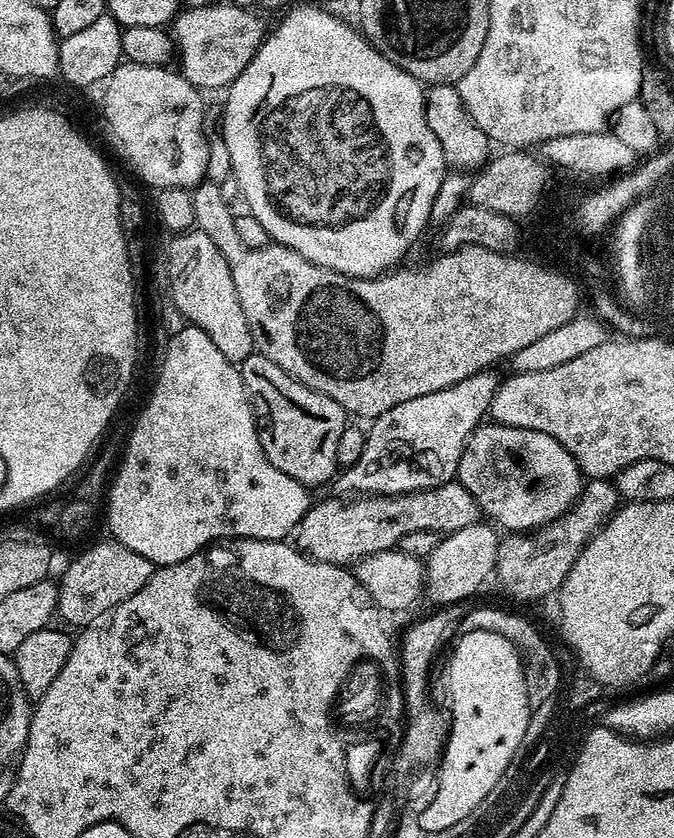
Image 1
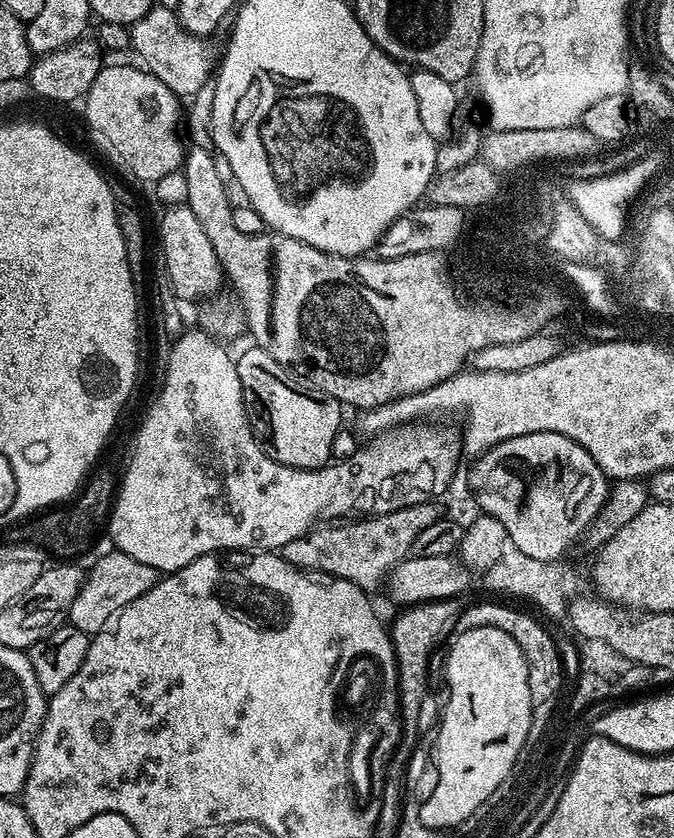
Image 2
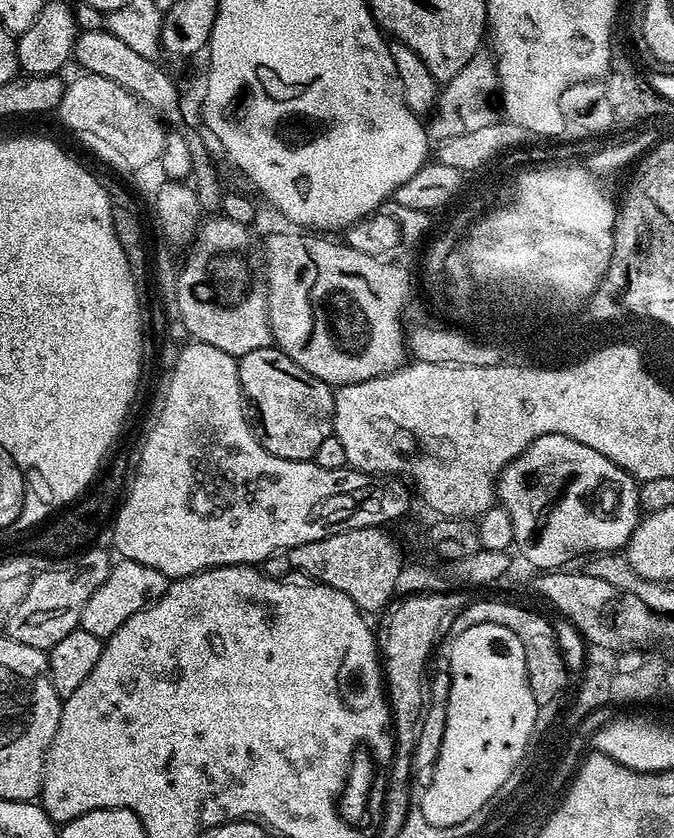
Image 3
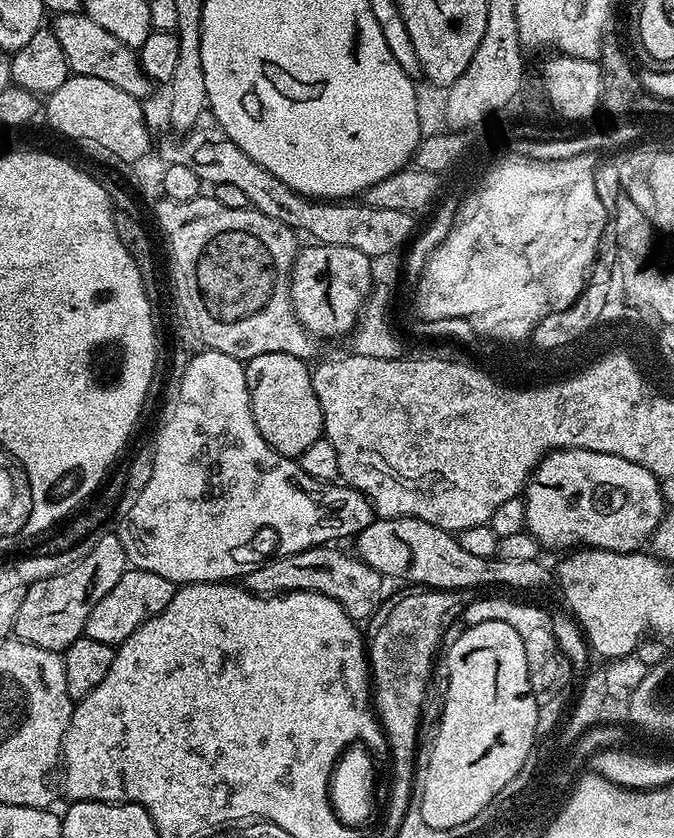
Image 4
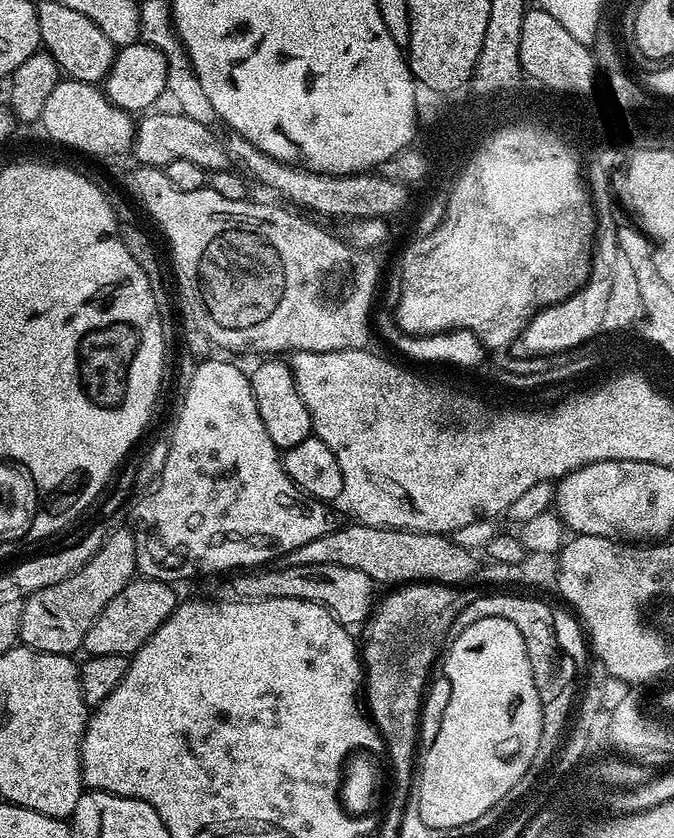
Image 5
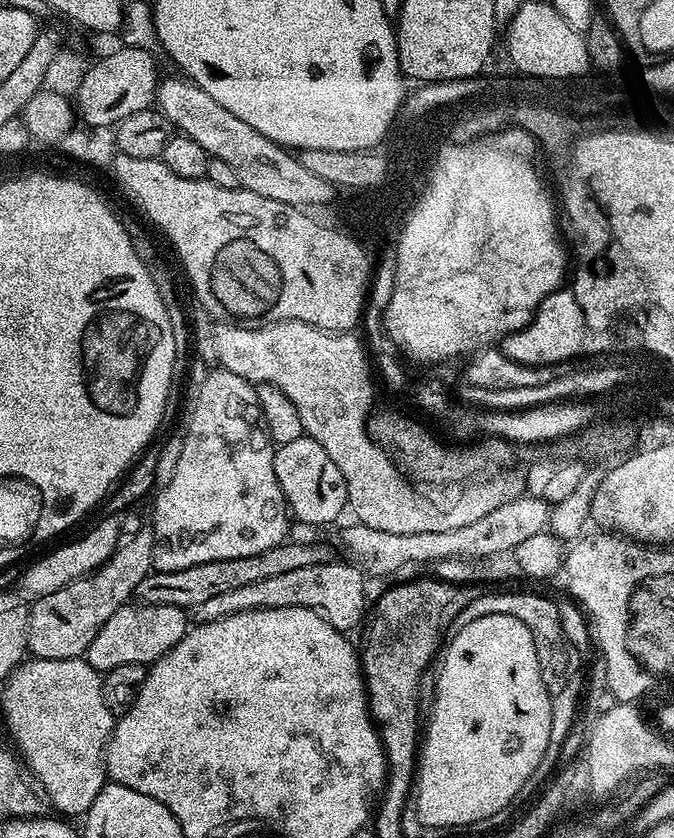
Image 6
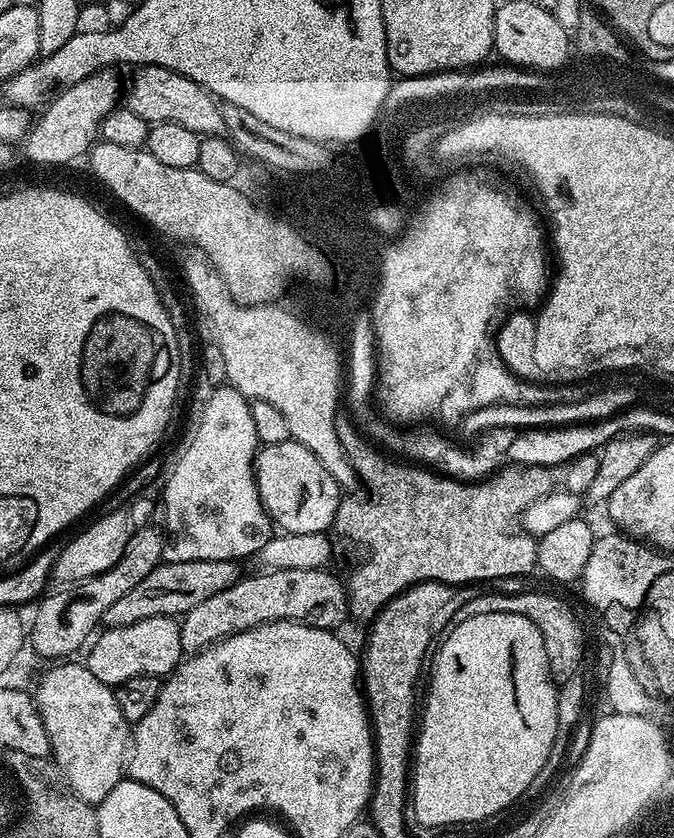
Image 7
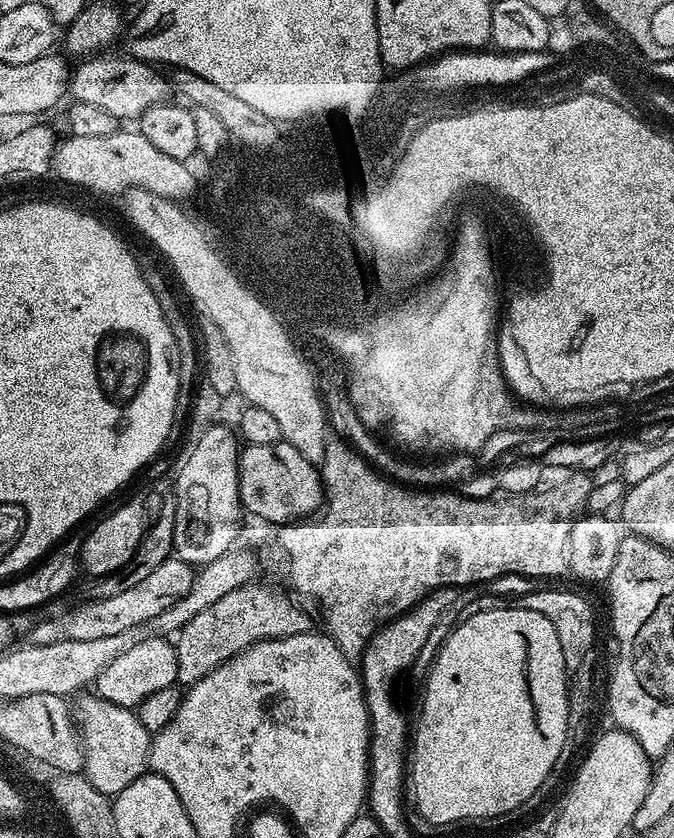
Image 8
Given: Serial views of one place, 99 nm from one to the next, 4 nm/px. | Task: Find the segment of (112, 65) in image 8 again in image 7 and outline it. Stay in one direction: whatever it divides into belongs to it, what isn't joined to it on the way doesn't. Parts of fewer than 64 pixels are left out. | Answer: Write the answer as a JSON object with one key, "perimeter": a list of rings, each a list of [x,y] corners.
{"perimeter":[[[157,64],[140,66],[132,76],[132,85],[126,88],[126,106],[138,114],[138,118],[148,121],[149,125],[162,122],[178,122],[178,126],[186,126],[186,130],[194,130],[201,138],[219,136],[224,132],[224,119],[220,113],[221,105],[215,96],[202,86],[198,86],[190,78],[178,74],[169,68],[159,68]]]}

